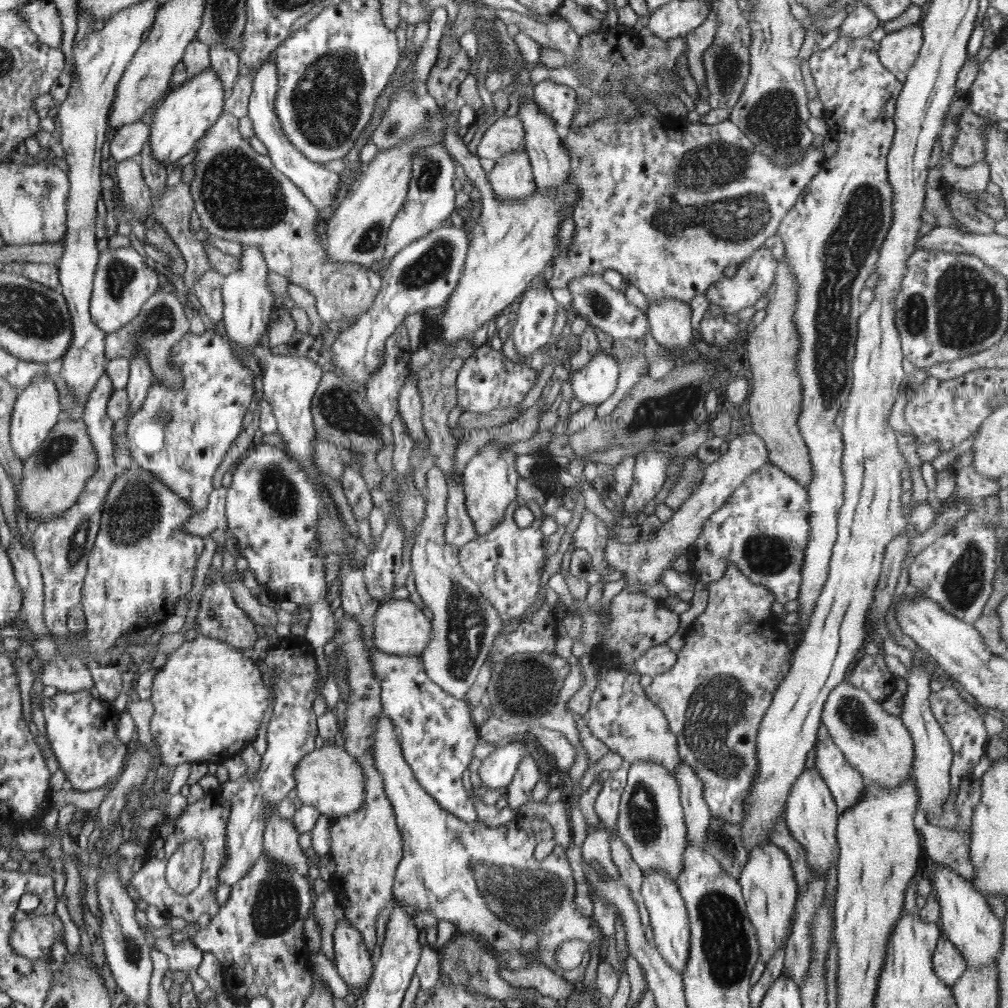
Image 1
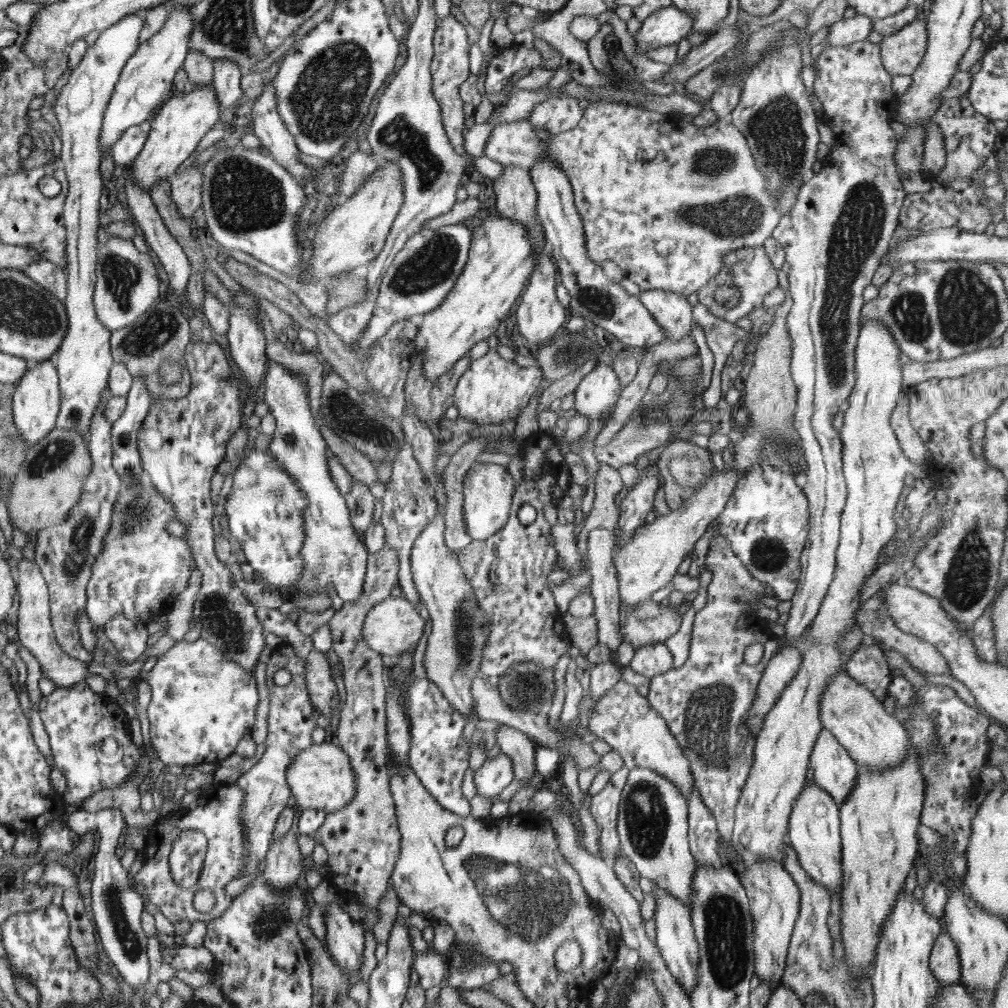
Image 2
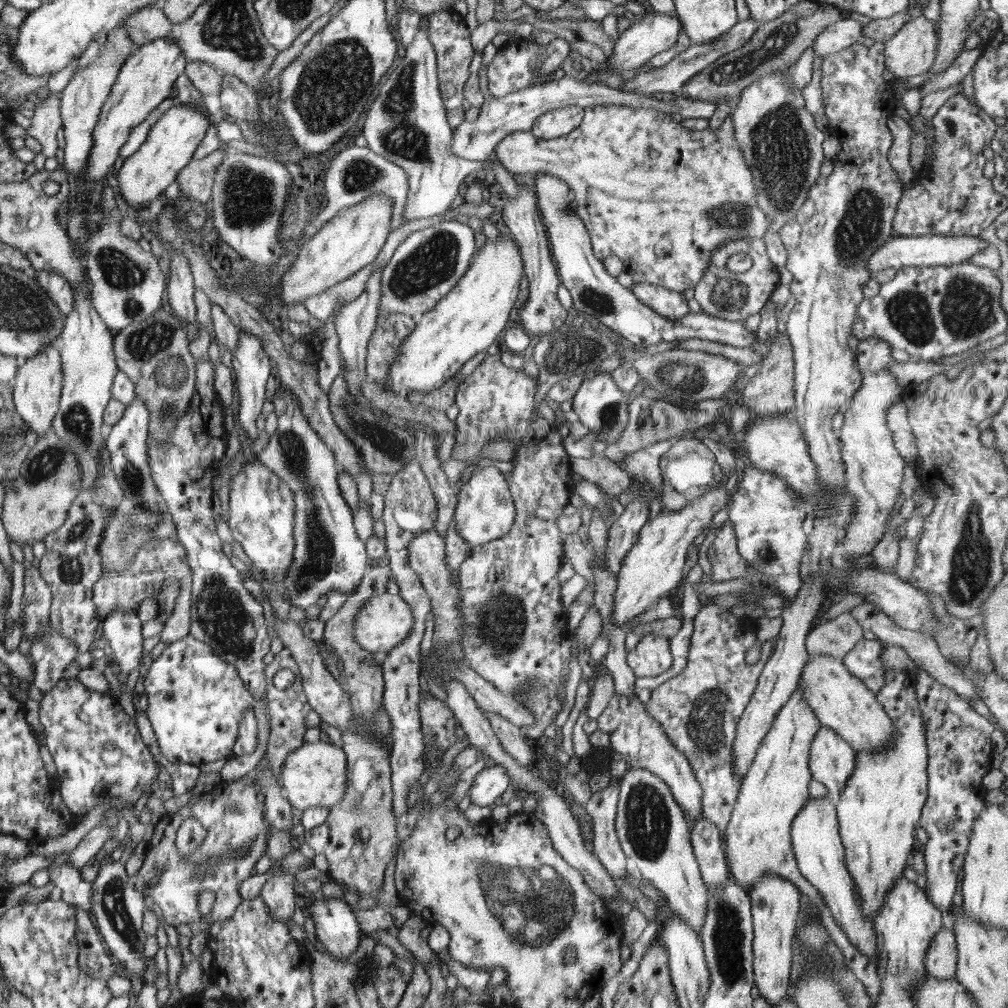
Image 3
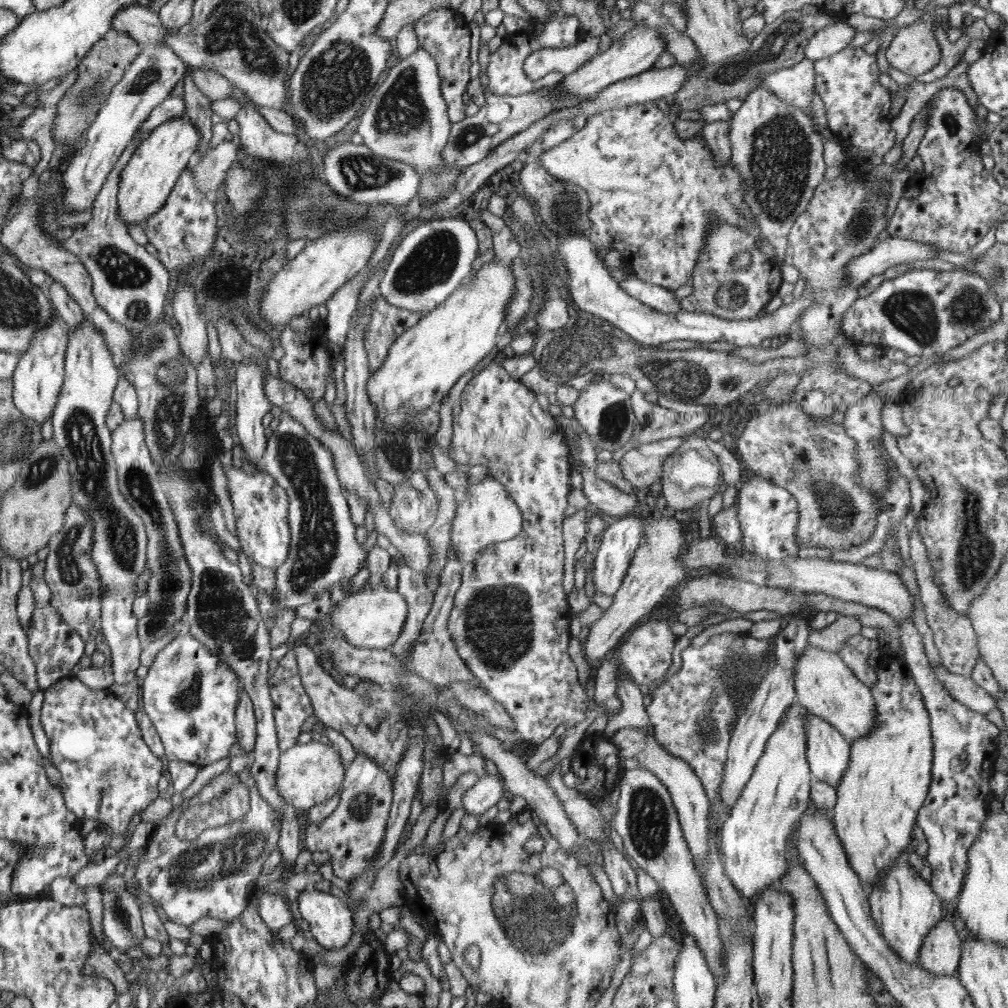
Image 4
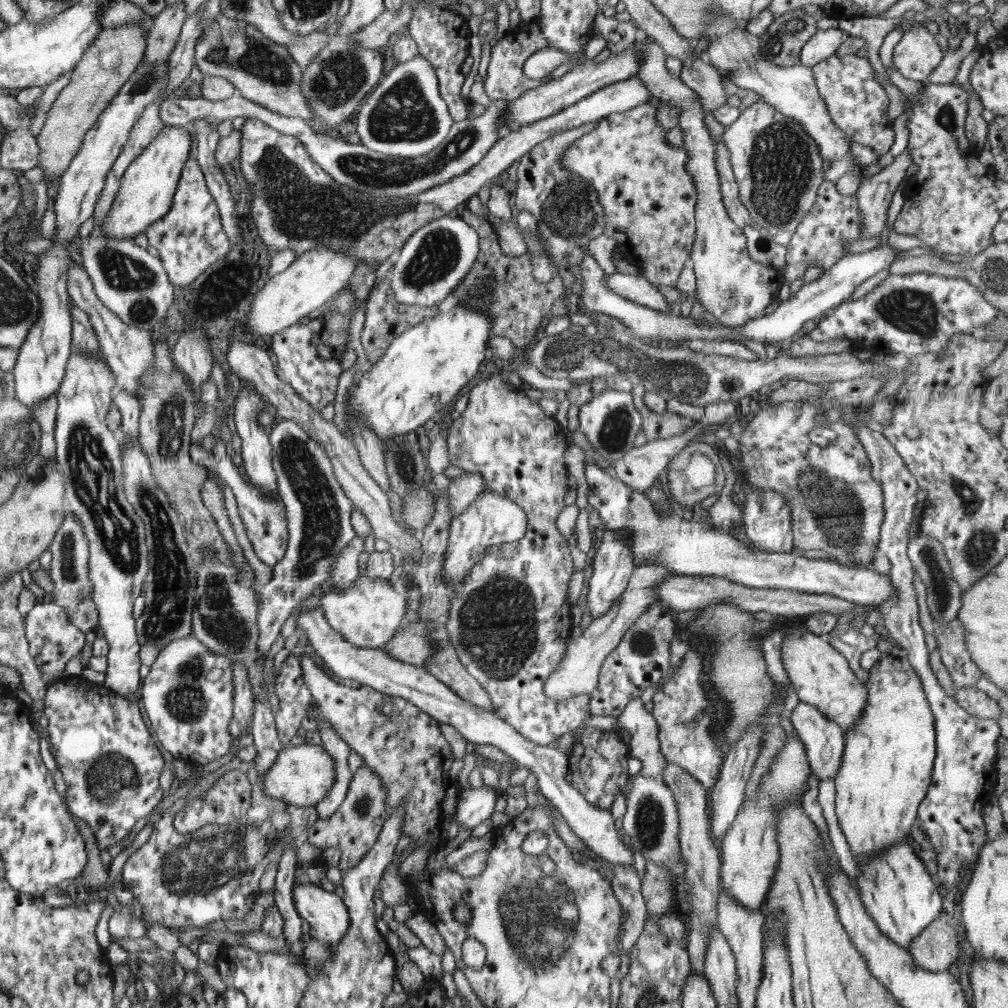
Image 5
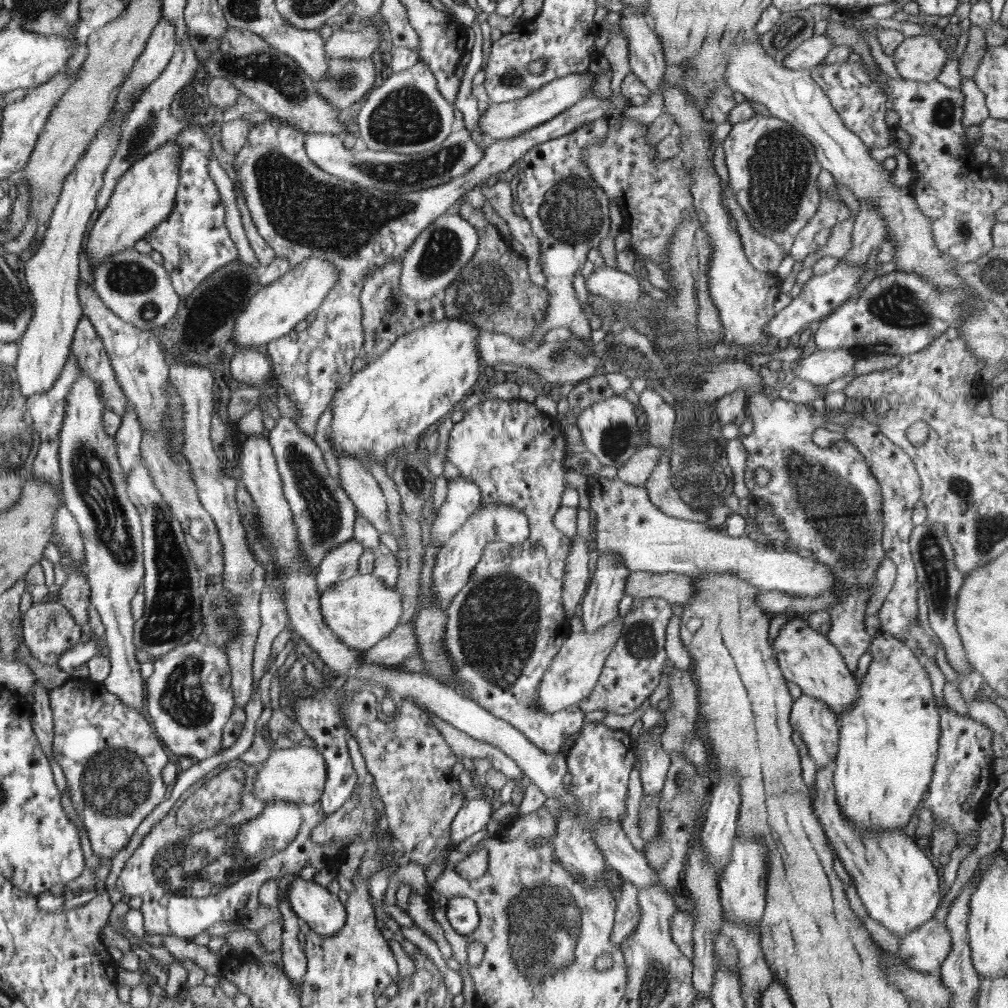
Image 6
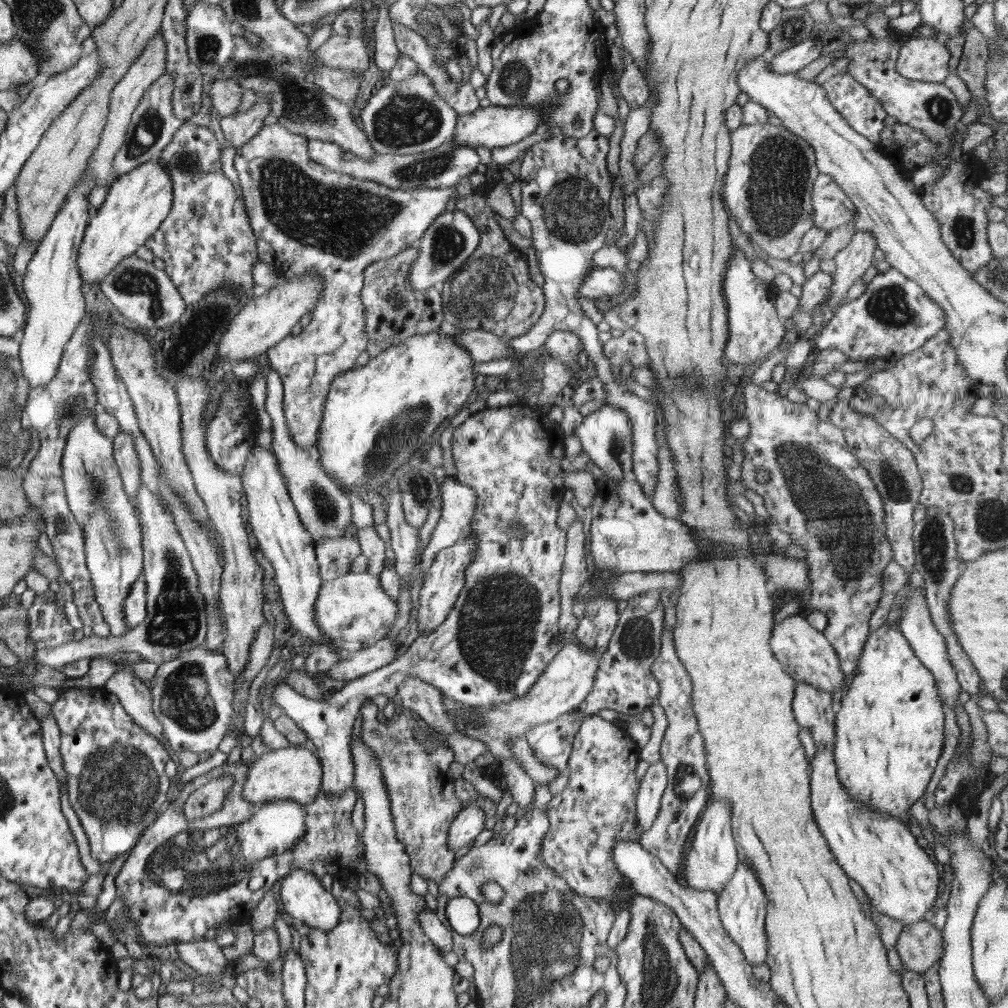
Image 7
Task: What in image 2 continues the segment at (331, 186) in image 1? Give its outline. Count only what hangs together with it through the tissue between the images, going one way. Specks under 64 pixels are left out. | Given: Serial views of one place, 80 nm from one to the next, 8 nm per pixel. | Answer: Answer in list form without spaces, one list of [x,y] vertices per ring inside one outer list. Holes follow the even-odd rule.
[[[272,76],[256,97],[250,116],[253,134],[260,139],[261,144],[278,164],[284,165],[294,177],[304,182],[317,178],[312,174],[312,168],[300,161],[300,151],[294,137],[286,130],[280,118]]]

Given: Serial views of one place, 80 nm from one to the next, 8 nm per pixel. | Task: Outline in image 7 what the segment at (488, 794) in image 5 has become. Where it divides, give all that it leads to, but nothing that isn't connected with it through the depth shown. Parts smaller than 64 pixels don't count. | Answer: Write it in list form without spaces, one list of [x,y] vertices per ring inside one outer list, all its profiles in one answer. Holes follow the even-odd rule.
[[[475,804],[466,810],[461,810],[450,823],[447,836],[449,849],[456,852],[459,848],[463,848],[474,841],[476,836],[485,829],[485,820],[484,811]]]

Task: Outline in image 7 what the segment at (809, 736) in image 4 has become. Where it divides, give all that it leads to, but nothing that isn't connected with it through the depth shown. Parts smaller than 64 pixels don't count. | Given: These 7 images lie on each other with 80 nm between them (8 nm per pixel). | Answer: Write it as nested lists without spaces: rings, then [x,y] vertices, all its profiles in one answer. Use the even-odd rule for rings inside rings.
[[[796,682],[795,686],[792,708],[796,723],[809,731],[816,747],[834,748],[836,707],[832,696],[803,682]]]

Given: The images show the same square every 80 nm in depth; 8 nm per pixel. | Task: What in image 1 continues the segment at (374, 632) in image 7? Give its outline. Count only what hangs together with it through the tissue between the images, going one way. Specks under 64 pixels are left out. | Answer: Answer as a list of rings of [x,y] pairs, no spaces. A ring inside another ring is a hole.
[[[391,598],[386,603],[380,603],[374,620],[375,645],[380,651],[391,655],[412,656],[423,653],[433,634],[431,619],[410,599]]]

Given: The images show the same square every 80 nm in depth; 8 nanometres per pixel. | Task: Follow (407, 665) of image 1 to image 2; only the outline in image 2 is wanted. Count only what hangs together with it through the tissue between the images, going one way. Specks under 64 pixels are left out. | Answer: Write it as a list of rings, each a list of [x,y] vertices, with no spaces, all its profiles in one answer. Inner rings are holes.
[[[269,358],[268,372],[264,382],[264,400],[269,407],[269,413],[274,415],[276,421],[275,432],[272,434],[272,442],[268,452],[290,473],[299,484],[307,499],[308,506],[305,508],[305,544],[301,550],[301,557],[305,561],[305,570],[295,583],[295,588],[300,593],[314,595],[324,592],[327,584],[332,582],[336,594],[344,602],[358,600],[362,594],[365,572],[368,568],[369,553],[364,550],[364,545],[359,537],[354,534],[350,524],[350,514],[344,498],[340,496],[340,489],[334,486],[329,468],[328,443],[321,435],[321,429],[317,425],[316,417],[309,406],[309,388],[302,377],[289,371],[284,365]],[[413,678],[411,683],[407,684],[405,696],[407,696],[407,715],[410,721],[410,767],[416,777],[423,784],[426,791],[444,808],[453,814],[462,817],[471,817],[470,802],[464,798],[462,793],[462,783],[466,770],[469,766],[469,754],[471,743],[462,743],[462,734],[464,734],[464,725],[467,723],[467,718],[464,713],[456,710],[453,704],[443,695],[443,692],[428,678],[418,680]]]

